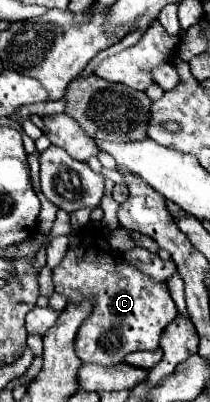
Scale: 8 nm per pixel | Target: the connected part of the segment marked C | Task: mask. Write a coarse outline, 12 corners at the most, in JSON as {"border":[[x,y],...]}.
{"border":[[81,231],[55,291],[93,313],[75,353],[115,365],[155,351],[179,315],[167,285]]}

